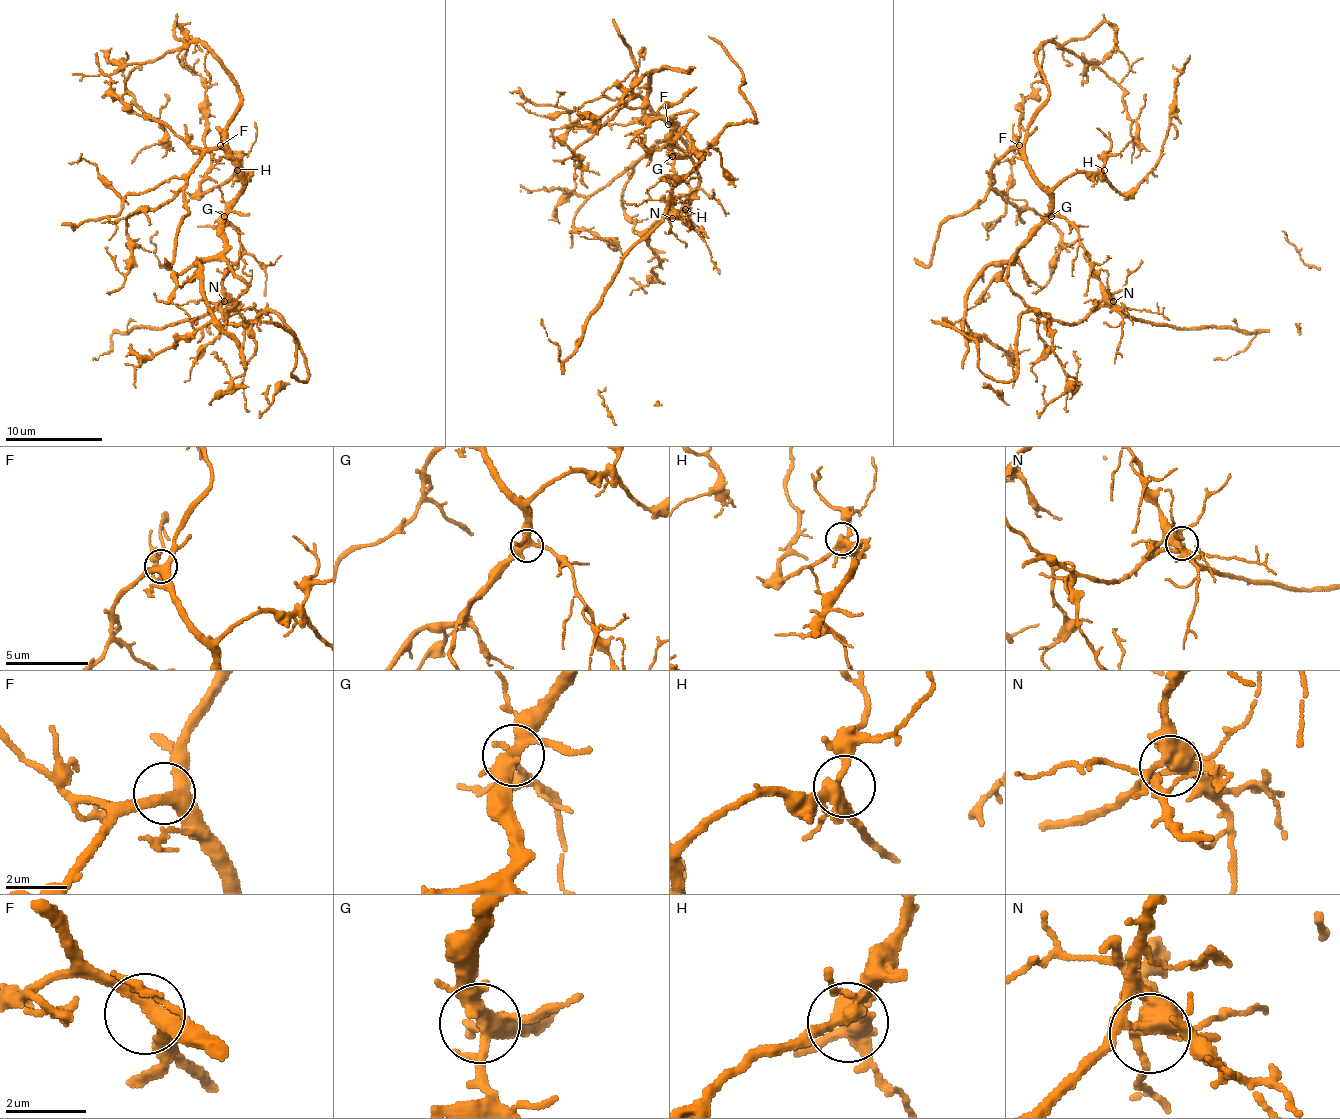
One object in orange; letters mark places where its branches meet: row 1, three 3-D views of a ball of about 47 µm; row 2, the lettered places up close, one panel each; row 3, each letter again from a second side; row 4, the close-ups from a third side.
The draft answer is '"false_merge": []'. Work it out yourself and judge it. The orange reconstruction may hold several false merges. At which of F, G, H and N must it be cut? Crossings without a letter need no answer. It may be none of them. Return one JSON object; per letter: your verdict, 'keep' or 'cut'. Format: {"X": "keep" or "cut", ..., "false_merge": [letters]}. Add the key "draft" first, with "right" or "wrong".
{"draft": "wrong", "F": "keep", "G": "keep", "H": "keep", "N": "cut", "false_merge": ["N"]}

